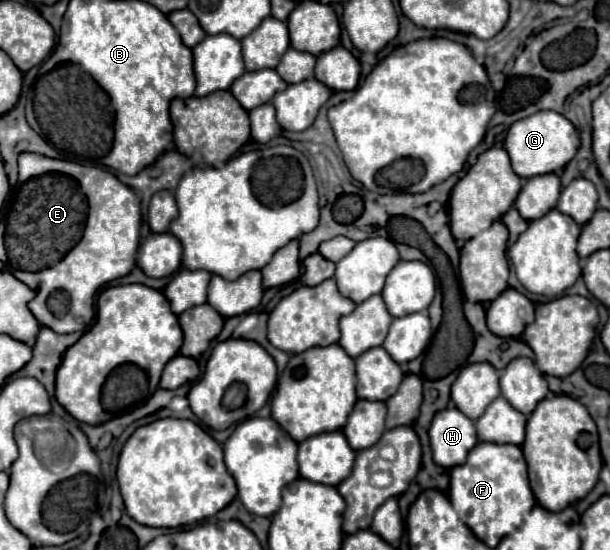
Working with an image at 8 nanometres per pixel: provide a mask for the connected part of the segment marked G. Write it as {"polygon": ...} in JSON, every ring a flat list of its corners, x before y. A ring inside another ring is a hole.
{"polygon":[[538,111,536,115,516,121,508,129,508,135,504,139,504,149,510,155,512,169,518,177,524,177,524,179,560,171,576,155,578,147,580,147,578,131,564,115,556,111]]}

